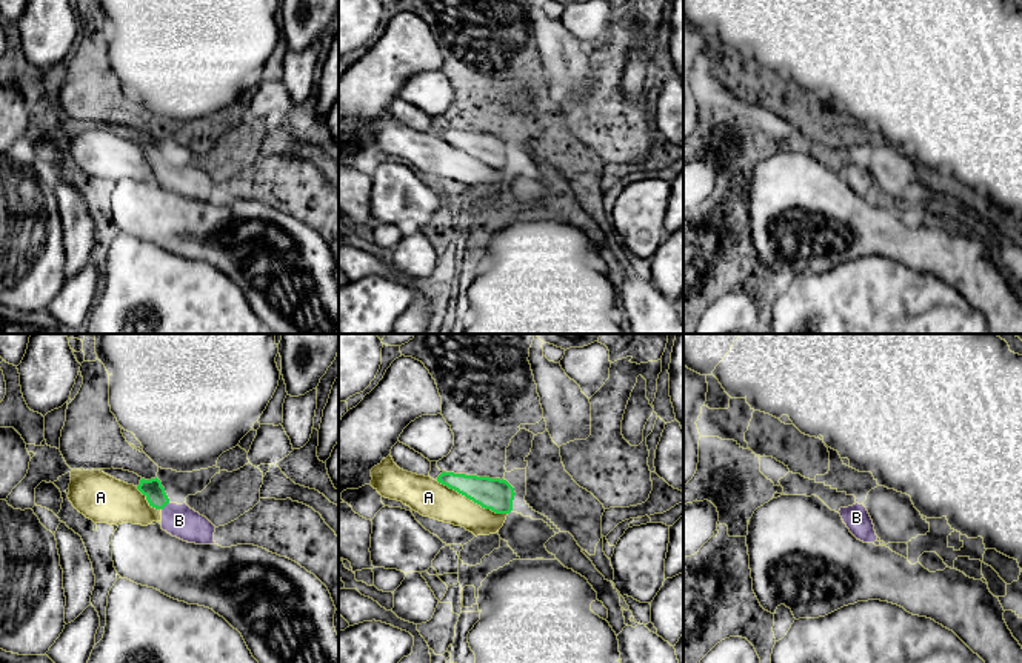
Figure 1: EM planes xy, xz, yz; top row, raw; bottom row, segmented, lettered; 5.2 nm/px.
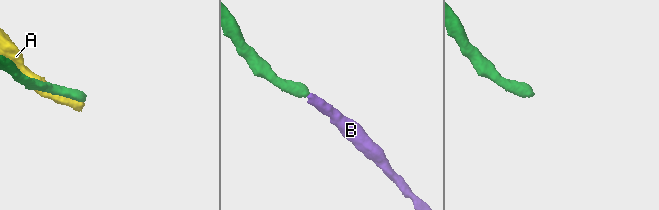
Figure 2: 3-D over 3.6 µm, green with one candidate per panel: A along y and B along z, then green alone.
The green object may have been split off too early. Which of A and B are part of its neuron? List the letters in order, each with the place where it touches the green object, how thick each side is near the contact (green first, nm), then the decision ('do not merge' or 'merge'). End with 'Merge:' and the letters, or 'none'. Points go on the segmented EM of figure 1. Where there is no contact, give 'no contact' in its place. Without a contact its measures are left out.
A: xz (471, 499) | 170/200 nm | do not merge
B: xy (165, 505) | 110/170 nm | merge
Merge: B

